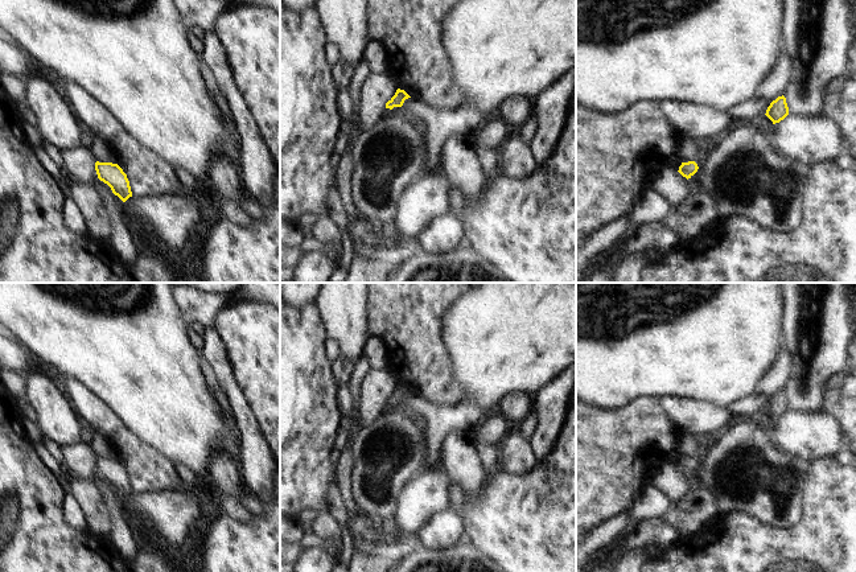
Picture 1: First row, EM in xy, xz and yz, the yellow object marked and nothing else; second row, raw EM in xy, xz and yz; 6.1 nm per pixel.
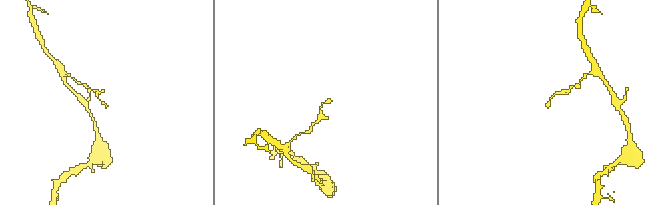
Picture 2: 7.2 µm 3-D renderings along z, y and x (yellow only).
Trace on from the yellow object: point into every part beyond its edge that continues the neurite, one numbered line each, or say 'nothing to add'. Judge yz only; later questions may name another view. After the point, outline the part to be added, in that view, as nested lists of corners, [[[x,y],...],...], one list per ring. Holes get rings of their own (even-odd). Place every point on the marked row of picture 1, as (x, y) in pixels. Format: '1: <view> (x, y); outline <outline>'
nothing to add

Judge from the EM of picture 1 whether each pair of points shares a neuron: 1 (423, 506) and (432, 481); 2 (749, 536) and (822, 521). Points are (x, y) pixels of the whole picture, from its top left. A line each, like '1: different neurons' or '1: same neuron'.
1: same neuron
2: same neuron

